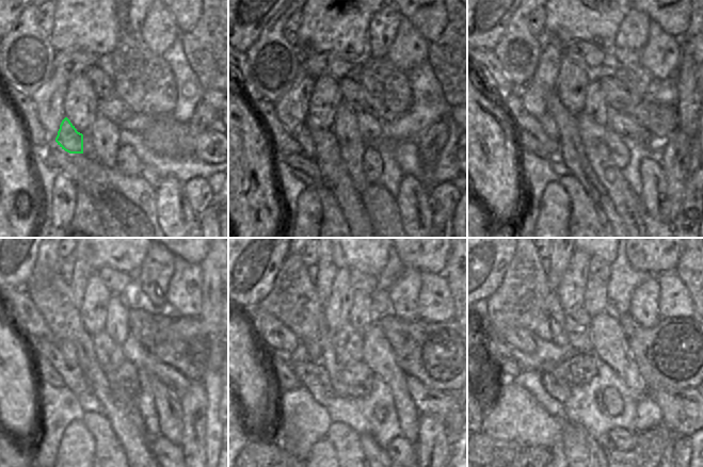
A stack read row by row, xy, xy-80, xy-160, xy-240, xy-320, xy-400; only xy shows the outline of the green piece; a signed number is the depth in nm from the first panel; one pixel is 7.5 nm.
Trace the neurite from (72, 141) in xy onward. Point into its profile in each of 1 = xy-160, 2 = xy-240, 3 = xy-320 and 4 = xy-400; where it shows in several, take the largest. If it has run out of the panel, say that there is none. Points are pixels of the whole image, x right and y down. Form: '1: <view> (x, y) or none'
1: xy-160 (538, 139)
2: xy-240 (47, 373)
3: xy-320 (282, 371)
4: xy-400 (505, 370)

